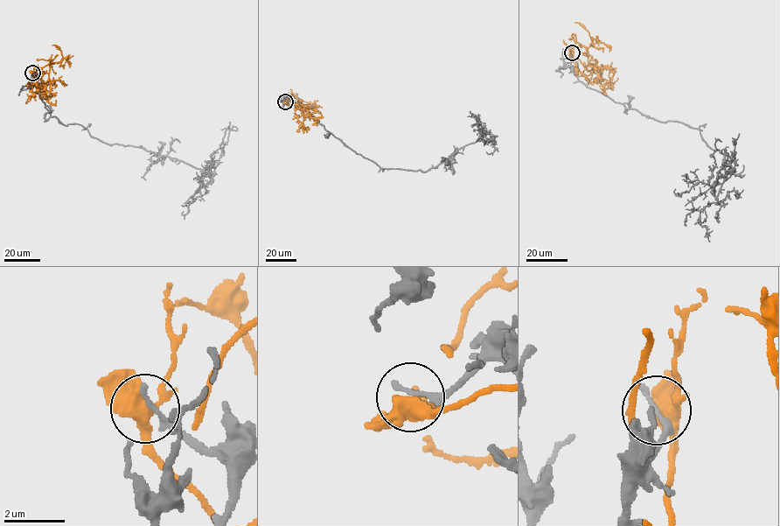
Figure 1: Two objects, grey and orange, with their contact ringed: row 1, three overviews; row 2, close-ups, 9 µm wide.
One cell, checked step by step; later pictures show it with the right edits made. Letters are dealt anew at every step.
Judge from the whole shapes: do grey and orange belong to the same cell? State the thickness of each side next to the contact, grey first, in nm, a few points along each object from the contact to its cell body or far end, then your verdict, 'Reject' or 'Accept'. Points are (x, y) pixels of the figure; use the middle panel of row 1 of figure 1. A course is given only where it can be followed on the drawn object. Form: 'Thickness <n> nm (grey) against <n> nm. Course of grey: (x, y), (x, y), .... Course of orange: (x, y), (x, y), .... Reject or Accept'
Thickness 200 nm (grey) against 440 nm. Course of grey: (285, 101), (299, 104), (381, 168), (427, 171), (484, 134), (493, 136), (490, 142), (480, 131), (480, 141). Course of orange: (285, 101), (293, 99), (298, 106), (307, 104), (290, 95). Reject

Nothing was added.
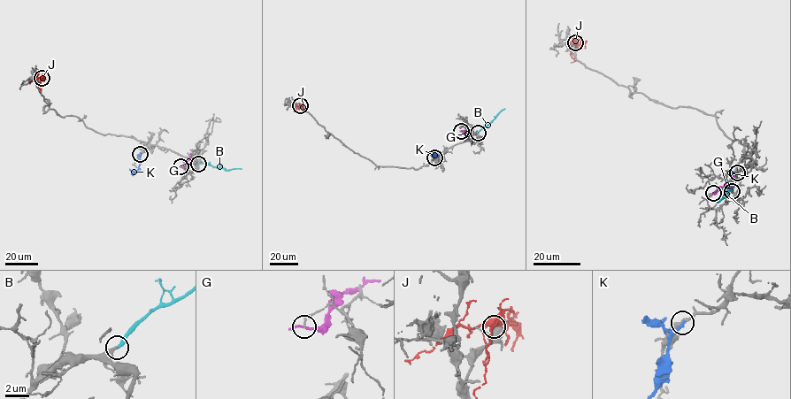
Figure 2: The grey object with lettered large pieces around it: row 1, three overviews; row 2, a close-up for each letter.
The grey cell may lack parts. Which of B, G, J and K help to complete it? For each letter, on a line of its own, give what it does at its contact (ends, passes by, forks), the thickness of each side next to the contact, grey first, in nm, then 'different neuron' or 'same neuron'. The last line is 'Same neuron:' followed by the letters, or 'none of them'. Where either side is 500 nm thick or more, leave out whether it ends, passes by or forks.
B: it ends; calibres 340 and 280 nm; same neuron
G: it passes by; calibres 130 and 180 nm; different neuron
J: it forks; calibres 400 and 420 nm; different neuron
K: it ends; calibres 260 and 280 nm; different neuron
Same neuron: B

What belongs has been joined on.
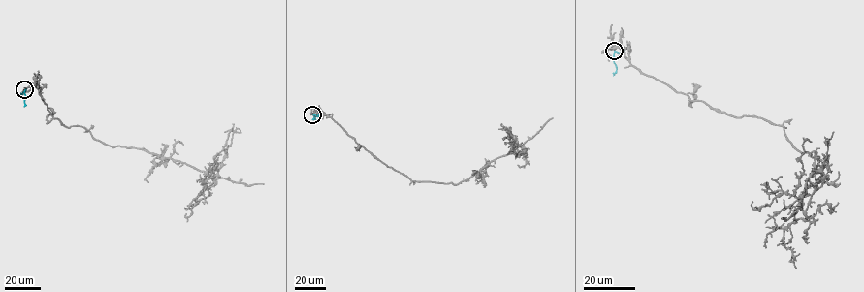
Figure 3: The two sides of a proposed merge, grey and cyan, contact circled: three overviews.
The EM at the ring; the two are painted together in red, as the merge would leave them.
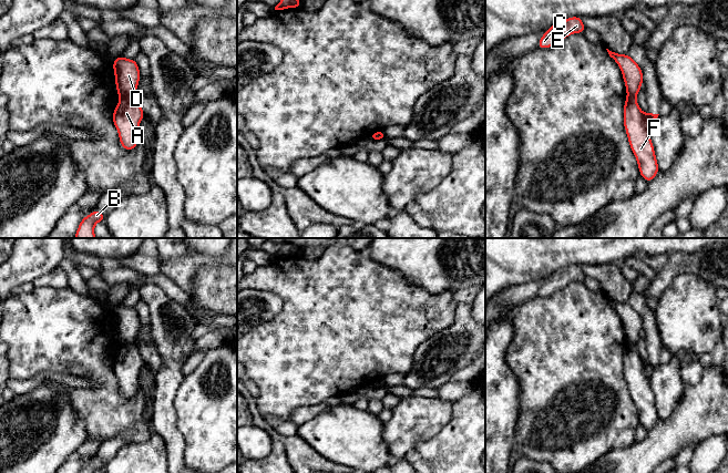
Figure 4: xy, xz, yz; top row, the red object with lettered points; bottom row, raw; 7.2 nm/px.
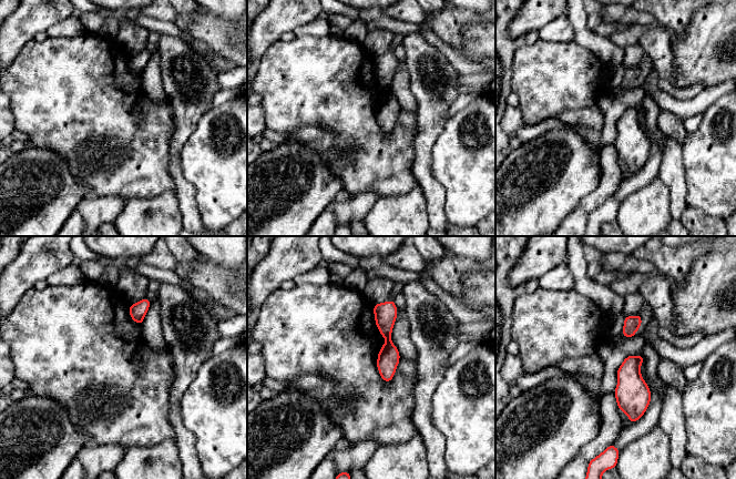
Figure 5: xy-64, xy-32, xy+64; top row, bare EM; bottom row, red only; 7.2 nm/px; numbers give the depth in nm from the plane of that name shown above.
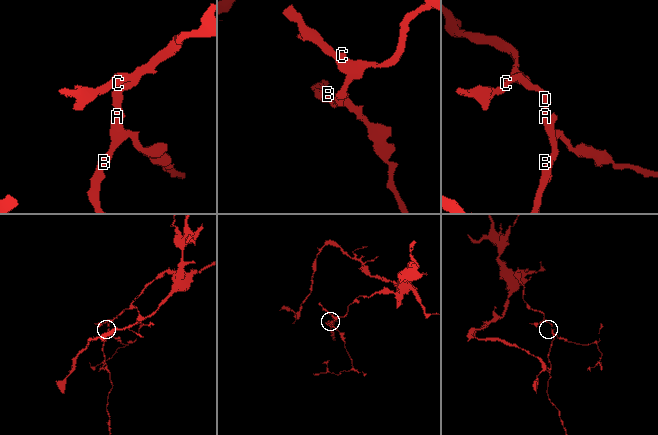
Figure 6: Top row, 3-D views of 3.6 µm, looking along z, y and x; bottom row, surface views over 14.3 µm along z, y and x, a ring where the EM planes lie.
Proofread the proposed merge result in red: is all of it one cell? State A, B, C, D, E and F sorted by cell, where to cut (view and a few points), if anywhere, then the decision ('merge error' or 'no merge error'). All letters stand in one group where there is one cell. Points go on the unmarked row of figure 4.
A B F / C D E; cut in xy along (134, 342), (121, 346); merge error

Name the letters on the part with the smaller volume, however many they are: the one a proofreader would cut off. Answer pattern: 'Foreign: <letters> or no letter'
Foreign: A, B, F

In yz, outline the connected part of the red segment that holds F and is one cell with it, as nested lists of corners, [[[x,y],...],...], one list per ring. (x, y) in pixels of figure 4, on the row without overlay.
[[[627,343],[624,352],[624,376],[628,391],[637,408],[639,422],[649,431],[659,420],[655,398],[650,389],[649,373],[659,362],[645,362],[635,345]]]

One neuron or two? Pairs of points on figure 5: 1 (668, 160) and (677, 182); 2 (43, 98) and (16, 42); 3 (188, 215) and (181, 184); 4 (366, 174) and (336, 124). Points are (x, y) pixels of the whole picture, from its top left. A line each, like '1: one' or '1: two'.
1: one
2: two
3: one
4: one

